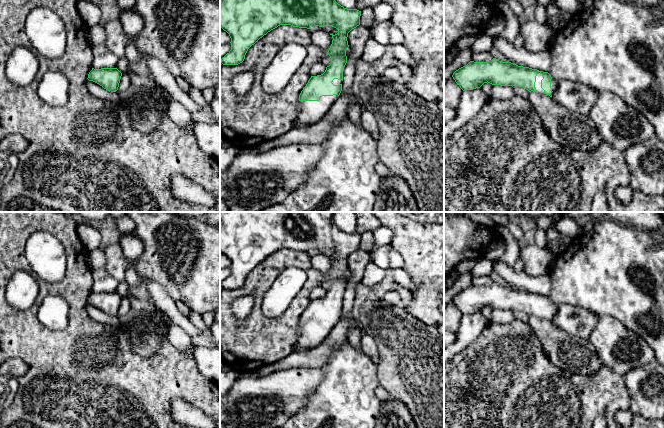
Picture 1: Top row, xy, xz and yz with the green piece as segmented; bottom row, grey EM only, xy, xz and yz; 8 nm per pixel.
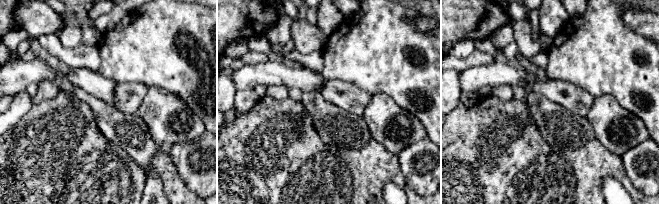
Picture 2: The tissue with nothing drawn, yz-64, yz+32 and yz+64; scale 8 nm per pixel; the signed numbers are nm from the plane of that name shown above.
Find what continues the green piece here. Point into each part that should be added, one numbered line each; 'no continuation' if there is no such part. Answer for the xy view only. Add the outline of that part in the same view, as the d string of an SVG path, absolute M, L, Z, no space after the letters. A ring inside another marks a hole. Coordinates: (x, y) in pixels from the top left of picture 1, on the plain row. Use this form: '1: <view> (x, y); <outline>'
no continuation

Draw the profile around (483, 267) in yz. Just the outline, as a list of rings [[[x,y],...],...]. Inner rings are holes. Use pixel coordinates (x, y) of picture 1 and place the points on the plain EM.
[[[481,258],[477,260],[471,270],[472,277],[490,276],[494,273],[494,261]]]

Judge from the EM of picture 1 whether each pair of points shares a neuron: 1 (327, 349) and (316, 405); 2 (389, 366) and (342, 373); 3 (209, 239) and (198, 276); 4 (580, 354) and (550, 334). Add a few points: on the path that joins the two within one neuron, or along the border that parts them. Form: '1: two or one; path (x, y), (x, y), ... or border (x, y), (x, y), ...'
1: two; border (339, 345), (320, 367)
2: two; border (376, 364), (376, 376), (380, 384)
3: one; path (204, 248), (203, 267)
4: one; path (573, 354), (569, 353), (557, 341)

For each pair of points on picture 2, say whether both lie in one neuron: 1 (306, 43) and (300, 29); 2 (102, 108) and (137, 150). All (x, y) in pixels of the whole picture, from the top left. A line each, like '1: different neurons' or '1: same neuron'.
1: same neuron
2: same neuron

